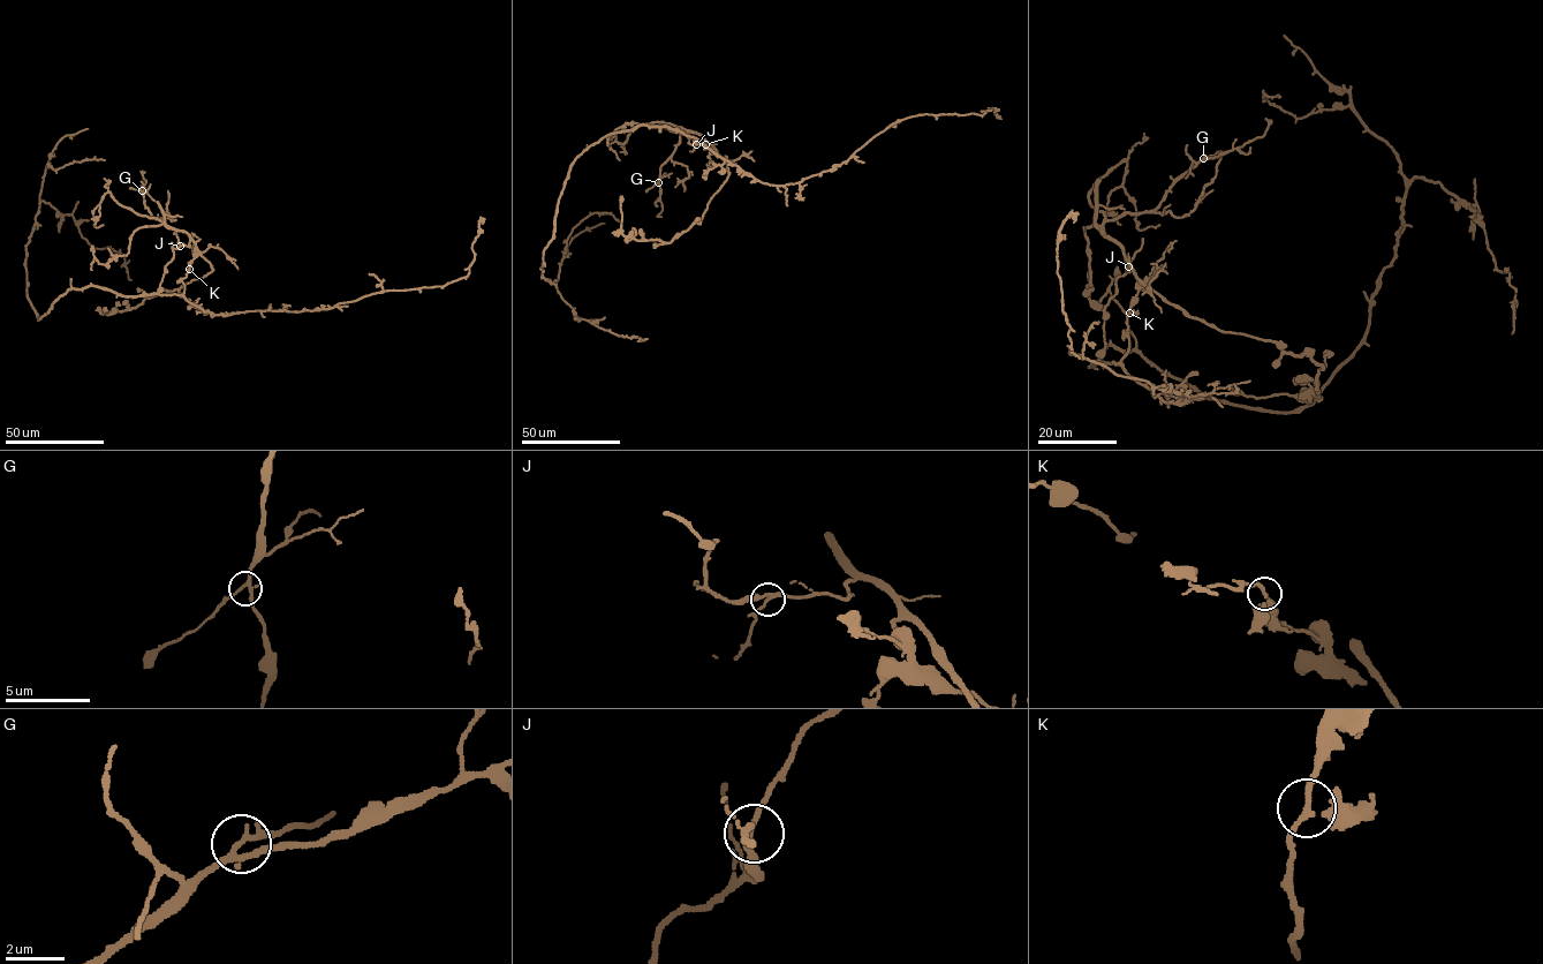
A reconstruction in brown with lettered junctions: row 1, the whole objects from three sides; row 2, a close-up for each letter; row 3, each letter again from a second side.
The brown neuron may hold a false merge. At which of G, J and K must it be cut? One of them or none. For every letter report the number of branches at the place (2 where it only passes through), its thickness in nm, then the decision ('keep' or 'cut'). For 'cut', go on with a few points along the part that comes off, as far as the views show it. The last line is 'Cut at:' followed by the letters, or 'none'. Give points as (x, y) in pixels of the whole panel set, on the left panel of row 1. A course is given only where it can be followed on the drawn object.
G: branches 3; calibre 170 nm; keep
J: branches 3; calibre 200 nm; keep
K: branches 3; calibre 190 nm; cut; course (189, 269), (180, 295), (69, 288), (38, 319), (25, 261), (40, 201), (120, 251), (131, 280)
Cut at: K

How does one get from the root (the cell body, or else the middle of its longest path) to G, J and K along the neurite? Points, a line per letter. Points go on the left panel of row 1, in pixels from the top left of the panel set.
G: (128, 296), (182, 295), (182, 280), (195, 257), (190, 236), (154, 218), (142, 190)
J: (128, 296), (182, 295), (182, 280), (195, 257), (195, 245), (190, 240), (188, 246), (180, 246)
K: (128, 296), (182, 295), (182, 280), (189, 269)

